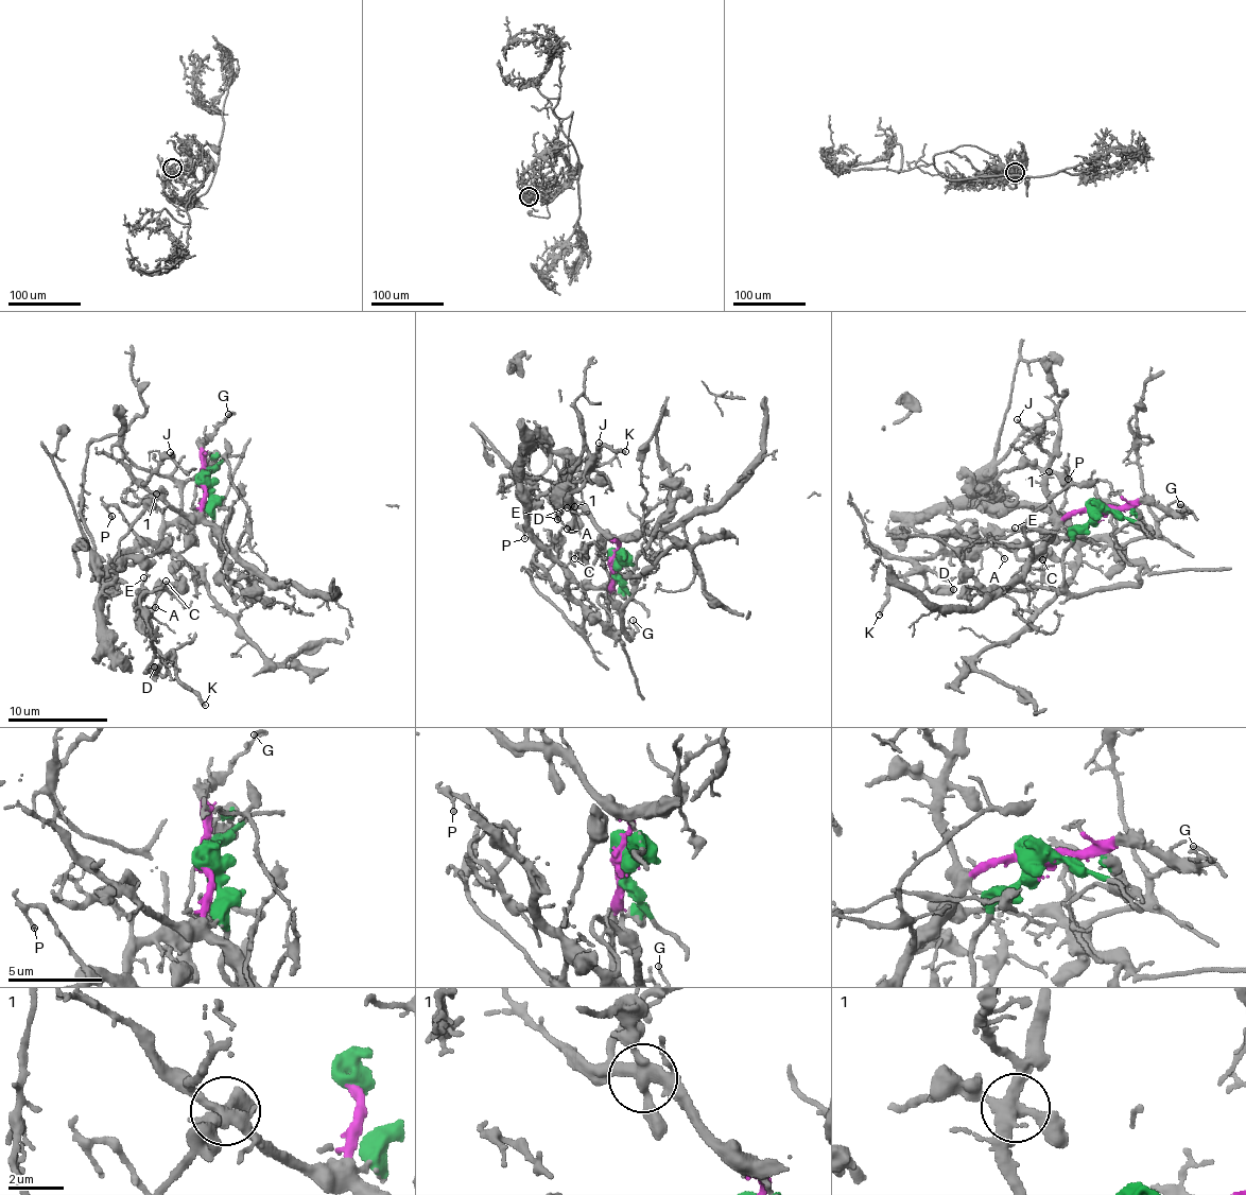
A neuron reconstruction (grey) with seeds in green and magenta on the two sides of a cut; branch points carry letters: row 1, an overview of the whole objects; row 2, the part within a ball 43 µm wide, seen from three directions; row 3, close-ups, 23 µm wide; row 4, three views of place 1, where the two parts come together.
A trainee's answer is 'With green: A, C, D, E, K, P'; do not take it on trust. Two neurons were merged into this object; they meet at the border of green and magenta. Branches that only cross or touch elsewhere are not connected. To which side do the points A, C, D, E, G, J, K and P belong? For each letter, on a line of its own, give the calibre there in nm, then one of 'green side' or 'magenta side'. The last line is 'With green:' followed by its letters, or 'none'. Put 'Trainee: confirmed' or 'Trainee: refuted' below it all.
A: 130 nm | green side
C: 190 nm | green side
D: 700 nm | green side
E: 150 nm | green side
G: 120 nm | magenta side
J: 140 nm | magenta side
K: 240 nm | green side
P: 170 nm | green side
With green: A, C, D, E, K, P
Trainee: confirmed

